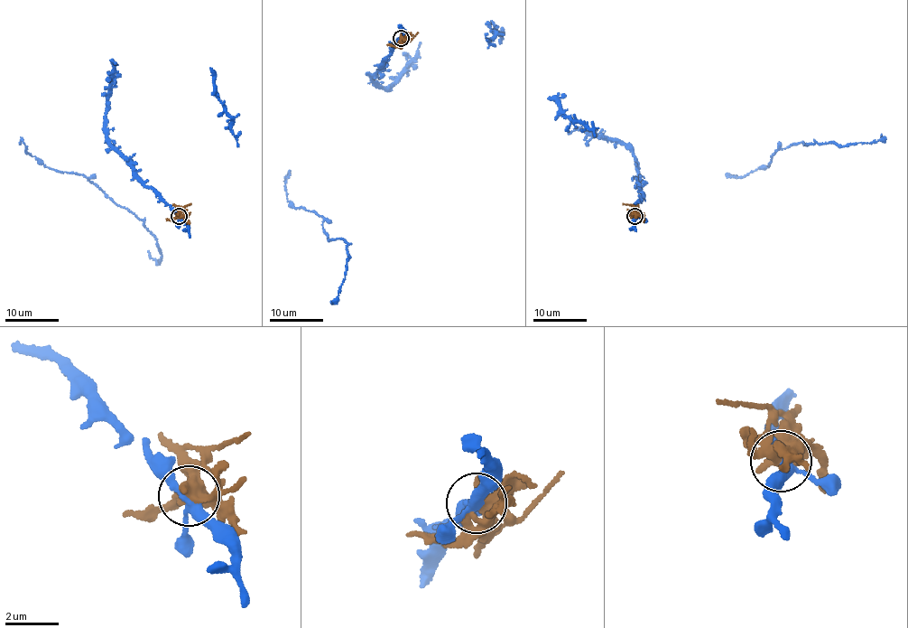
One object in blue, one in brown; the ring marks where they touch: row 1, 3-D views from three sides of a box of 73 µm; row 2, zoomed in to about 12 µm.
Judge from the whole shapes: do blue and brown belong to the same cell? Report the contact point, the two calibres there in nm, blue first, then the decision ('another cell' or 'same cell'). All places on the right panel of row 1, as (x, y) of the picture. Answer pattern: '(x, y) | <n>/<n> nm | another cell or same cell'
(634, 216) | 280/360 nm | another cell

